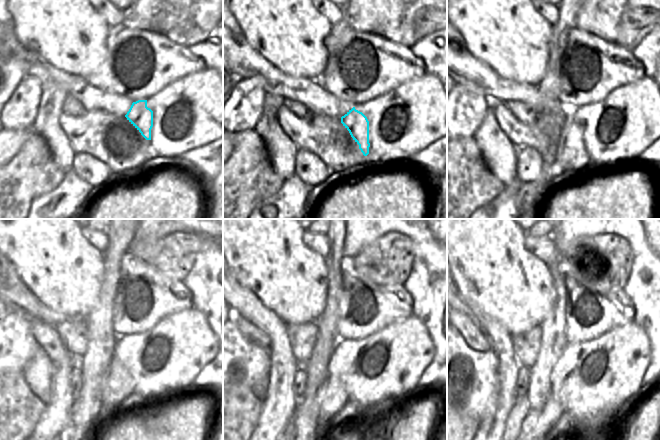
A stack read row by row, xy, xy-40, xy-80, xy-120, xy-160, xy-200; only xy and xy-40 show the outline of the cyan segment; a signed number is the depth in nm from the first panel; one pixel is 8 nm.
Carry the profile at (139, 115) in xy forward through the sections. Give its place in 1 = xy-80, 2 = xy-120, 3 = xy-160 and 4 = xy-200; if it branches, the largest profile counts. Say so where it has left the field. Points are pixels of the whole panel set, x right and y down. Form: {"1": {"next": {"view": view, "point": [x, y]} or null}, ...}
{"1": {"next": {"view": "xy-80", "point": [571, 156]}}, "2": {"next": {"view": "xy-120", "point": [119, 385]}}, "3": {"next": {"view": "xy-160", "point": [336, 397]}}, "4": {"next": {"view": "xy-200", "point": [554, 407]}}}

